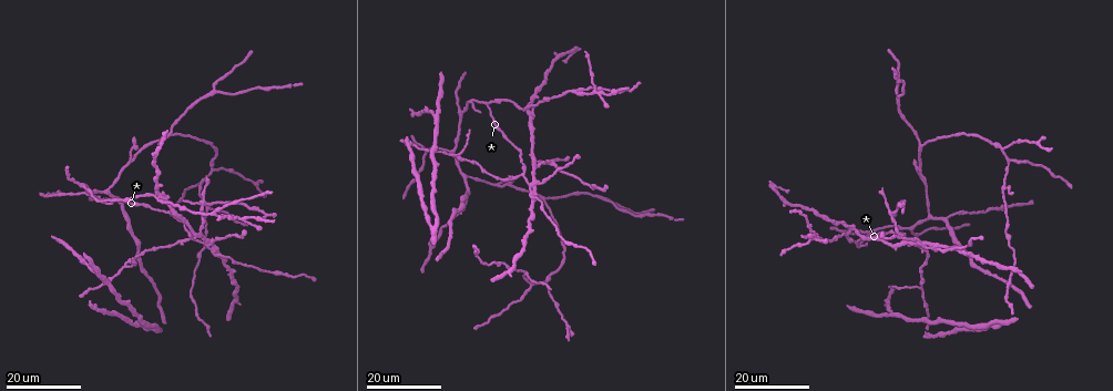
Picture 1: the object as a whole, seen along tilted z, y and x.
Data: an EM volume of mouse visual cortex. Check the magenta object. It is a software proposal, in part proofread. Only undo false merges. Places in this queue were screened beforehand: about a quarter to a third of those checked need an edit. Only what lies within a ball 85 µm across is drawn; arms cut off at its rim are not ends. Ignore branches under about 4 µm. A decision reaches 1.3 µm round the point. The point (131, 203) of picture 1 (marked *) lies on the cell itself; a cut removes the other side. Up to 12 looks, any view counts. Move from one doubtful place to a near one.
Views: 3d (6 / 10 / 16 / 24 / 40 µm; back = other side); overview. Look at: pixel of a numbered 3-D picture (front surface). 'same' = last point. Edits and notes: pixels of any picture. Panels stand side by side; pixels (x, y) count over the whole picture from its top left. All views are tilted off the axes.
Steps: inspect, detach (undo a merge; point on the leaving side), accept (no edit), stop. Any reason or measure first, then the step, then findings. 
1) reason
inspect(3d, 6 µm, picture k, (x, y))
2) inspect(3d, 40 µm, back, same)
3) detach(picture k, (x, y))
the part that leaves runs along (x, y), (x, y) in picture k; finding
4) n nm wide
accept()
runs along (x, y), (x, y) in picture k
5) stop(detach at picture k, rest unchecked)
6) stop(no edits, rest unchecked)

a fork
inspect(3d, 24 µm, picture 1, (118, 201))

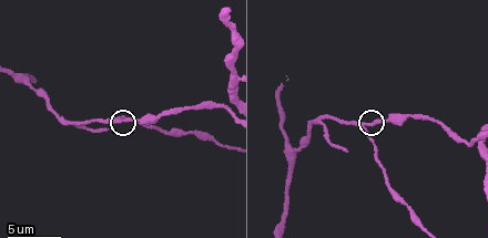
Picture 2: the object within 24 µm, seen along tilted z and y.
inspect(3d, 6 µm, picture 2, (367, 125))

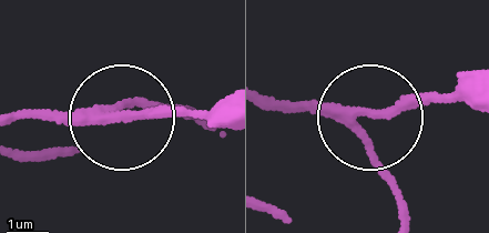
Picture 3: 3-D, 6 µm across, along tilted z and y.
side arm 55 µm
accept()
runs along (401, 221), (395, 180), (367, 138), (372, 117), (465, 102) in picture 3; continuous, no second cell

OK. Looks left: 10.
two arms in line, one across
inspect(3d, 24 µm, picture 1, (125, 264))

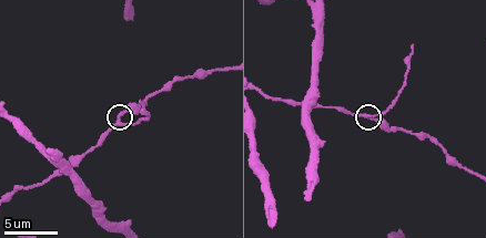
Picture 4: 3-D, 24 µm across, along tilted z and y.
closer look
inspect(3d, 10 µm, picture 4, (120, 122))

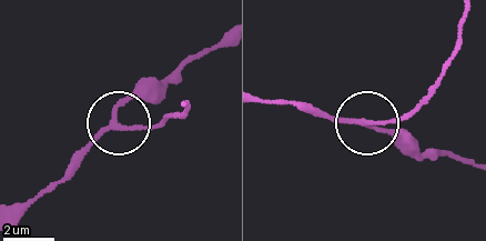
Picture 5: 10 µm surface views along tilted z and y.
side arm 10 µm
accept()
runs along (219, 43), (183, 59), (114, 119), (141, 130), (166, 122) in picture 5; all the same cell

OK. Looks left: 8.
thin arm on a thick one
inspect(3d, 24 µm, picture 1, (923, 183))

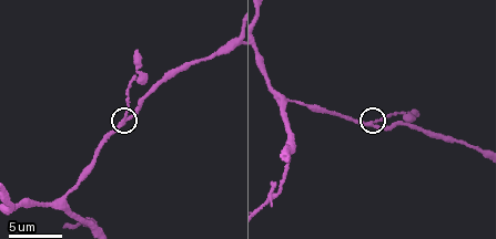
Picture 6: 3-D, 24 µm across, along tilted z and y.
zoom in
inspect(3d, 6 µm, picture 6, (125, 119))

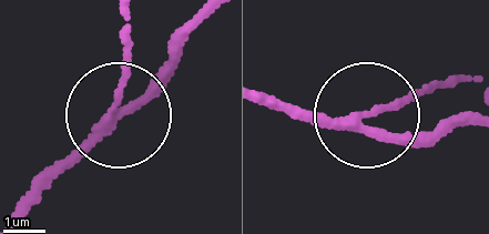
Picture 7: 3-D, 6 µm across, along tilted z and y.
accept()
runs along (18, 215), (111, 119), (130, 48), (128, 10) in picture 7; continuous, no second cell

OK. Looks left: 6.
thin arm on a thick one
inspect(3d, 16 µm, picture 1, (542, 197))

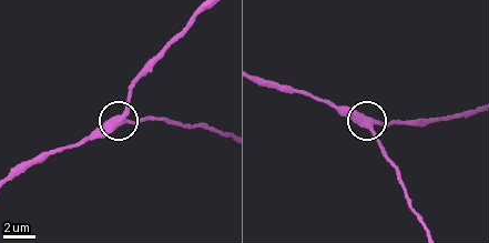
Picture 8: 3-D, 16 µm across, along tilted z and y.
inspect(3d, 10 µm, picture 8, (371, 126))

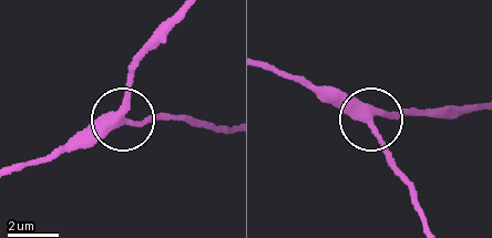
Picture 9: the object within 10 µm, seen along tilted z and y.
3 arms
accept()
runs along (267, 68), (330, 86), (369, 117), (430, 110) in picture 9; all the same cell

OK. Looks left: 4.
a fork
inspect(3d, 16 µm, picture 1, (603, 199))

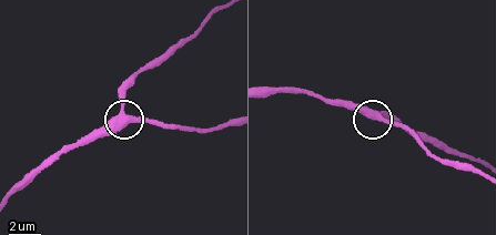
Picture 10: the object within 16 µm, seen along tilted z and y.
inspect(3d, 10 µm, picture 10, (123, 114))

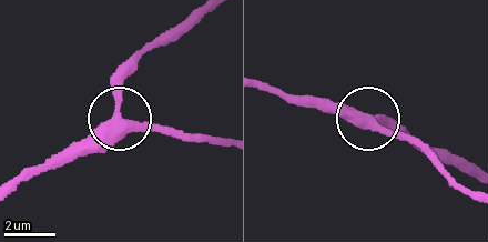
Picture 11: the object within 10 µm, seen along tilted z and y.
accept()
runs along (14, 189), (72, 160), (111, 123), (129, 57) in picture 11; continuous, no second cell

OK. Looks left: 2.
small branch off a trunk
inspect(3d, 24 µm, picture 1, (203, 202))

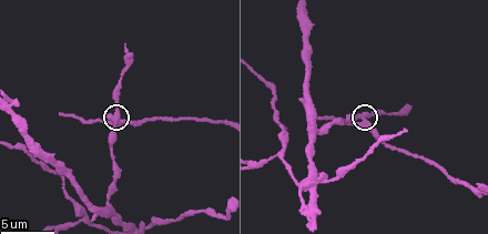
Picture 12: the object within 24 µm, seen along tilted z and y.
inspect(3d, 6 µm, picture 12, (365, 118))

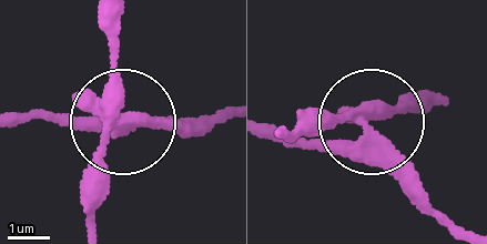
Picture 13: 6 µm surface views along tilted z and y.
5 arms
detach(picture 13, (155, 124))
the part that leaves runs along (362, 121), (375, 155), (463, 227) in picture 13; two cells meet here

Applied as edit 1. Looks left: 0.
stop(detach at picture 13, rest unchecked)

